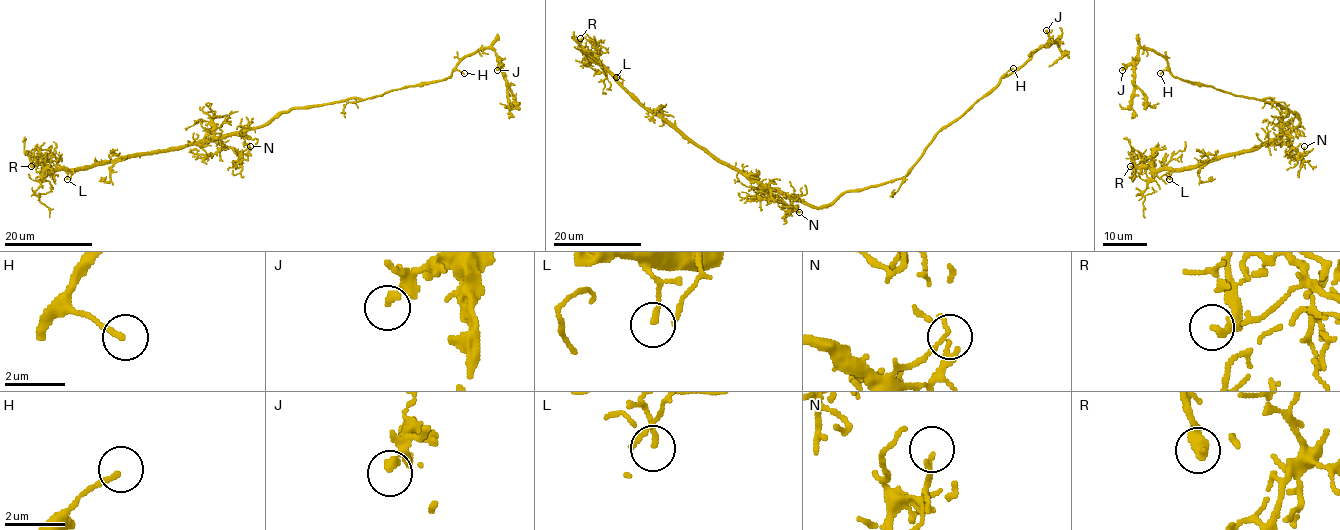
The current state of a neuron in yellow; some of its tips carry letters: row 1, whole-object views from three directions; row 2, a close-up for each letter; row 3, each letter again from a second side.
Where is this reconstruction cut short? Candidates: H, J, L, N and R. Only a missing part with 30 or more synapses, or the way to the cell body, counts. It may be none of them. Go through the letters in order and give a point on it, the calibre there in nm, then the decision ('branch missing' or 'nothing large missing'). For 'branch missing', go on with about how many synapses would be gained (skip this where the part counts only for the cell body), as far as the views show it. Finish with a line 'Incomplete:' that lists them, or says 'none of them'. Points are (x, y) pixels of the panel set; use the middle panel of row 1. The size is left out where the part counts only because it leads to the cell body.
H: place (1013, 68); calibre 160 nm; nothing large missing
J: place (1046, 30); calibre 200 nm; nothing large missing
L: place (616, 77); calibre 150 nm; nothing large missing
N: place (799, 212); calibre 180 nm; nothing large missing
R: place (580, 38); calibre 360 nm; nothing large missing
Incomplete: none of them

